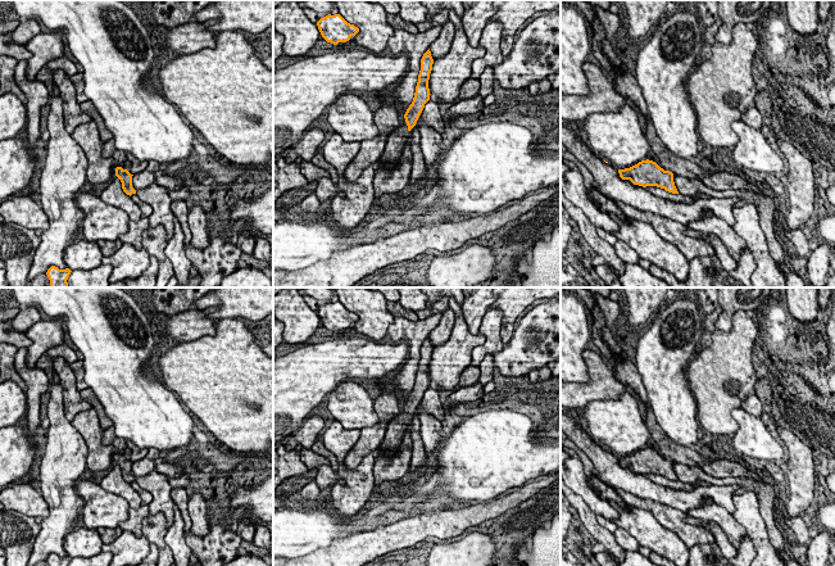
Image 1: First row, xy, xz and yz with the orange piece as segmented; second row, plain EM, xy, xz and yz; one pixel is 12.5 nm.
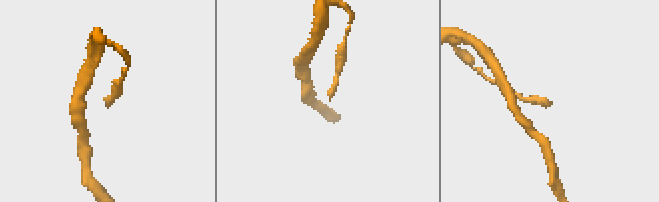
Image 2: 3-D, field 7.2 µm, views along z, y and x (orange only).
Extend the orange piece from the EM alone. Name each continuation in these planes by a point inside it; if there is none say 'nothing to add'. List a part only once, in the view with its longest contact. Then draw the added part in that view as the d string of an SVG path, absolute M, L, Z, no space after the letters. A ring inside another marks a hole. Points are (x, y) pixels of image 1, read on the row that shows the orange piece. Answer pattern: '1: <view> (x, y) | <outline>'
1: xz (395, 144) | M405 119L400 121L400 124L390 133L384 154L380 158L380 164L387 168L394 168L399 162L405 144L408 142L408 126Z

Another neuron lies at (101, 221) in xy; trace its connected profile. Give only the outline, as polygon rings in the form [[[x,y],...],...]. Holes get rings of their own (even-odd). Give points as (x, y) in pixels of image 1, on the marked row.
[[[78,193],[76,202],[83,212],[81,236],[87,241],[114,241],[128,231],[130,217],[124,210],[89,193]]]

